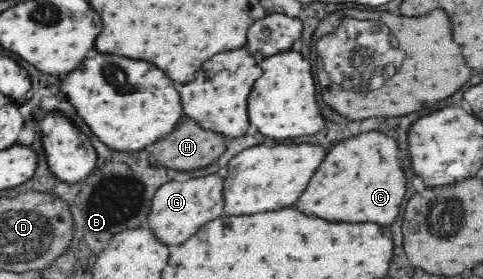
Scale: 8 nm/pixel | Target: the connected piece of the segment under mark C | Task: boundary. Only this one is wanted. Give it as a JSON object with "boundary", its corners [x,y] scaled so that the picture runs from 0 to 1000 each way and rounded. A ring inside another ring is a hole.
{"boundary":[[[760,473],[718,495],[681,538],[611,724],[611,746],[636,774],[656,774],[677,796],[772,796],[801,810],[822,789],[834,695],[839,631],[822,566],[822,516],[785,473]]]}

